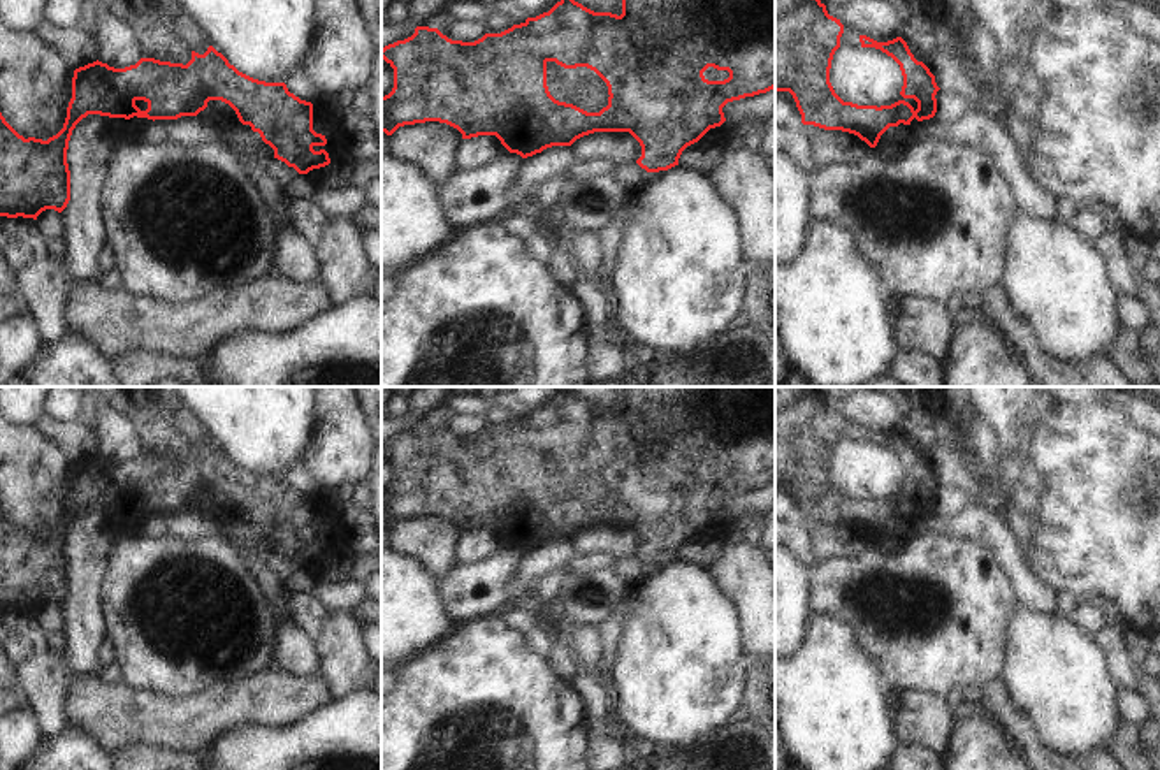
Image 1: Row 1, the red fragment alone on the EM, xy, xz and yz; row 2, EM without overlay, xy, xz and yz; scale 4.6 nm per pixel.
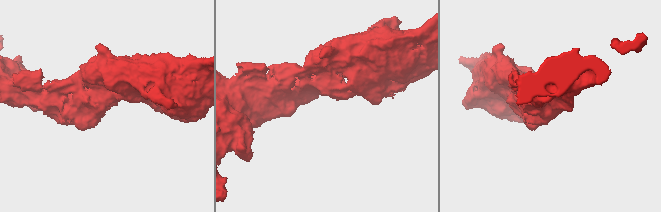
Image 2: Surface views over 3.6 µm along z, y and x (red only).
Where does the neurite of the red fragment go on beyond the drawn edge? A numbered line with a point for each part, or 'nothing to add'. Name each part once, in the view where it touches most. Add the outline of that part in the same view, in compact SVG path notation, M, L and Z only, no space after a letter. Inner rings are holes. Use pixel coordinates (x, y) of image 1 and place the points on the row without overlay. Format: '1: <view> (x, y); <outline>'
nothing to add

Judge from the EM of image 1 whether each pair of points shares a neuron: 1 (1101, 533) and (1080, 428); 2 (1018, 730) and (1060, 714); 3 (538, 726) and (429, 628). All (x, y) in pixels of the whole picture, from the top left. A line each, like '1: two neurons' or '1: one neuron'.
1: one neuron
2: two neurons
3: two neurons

